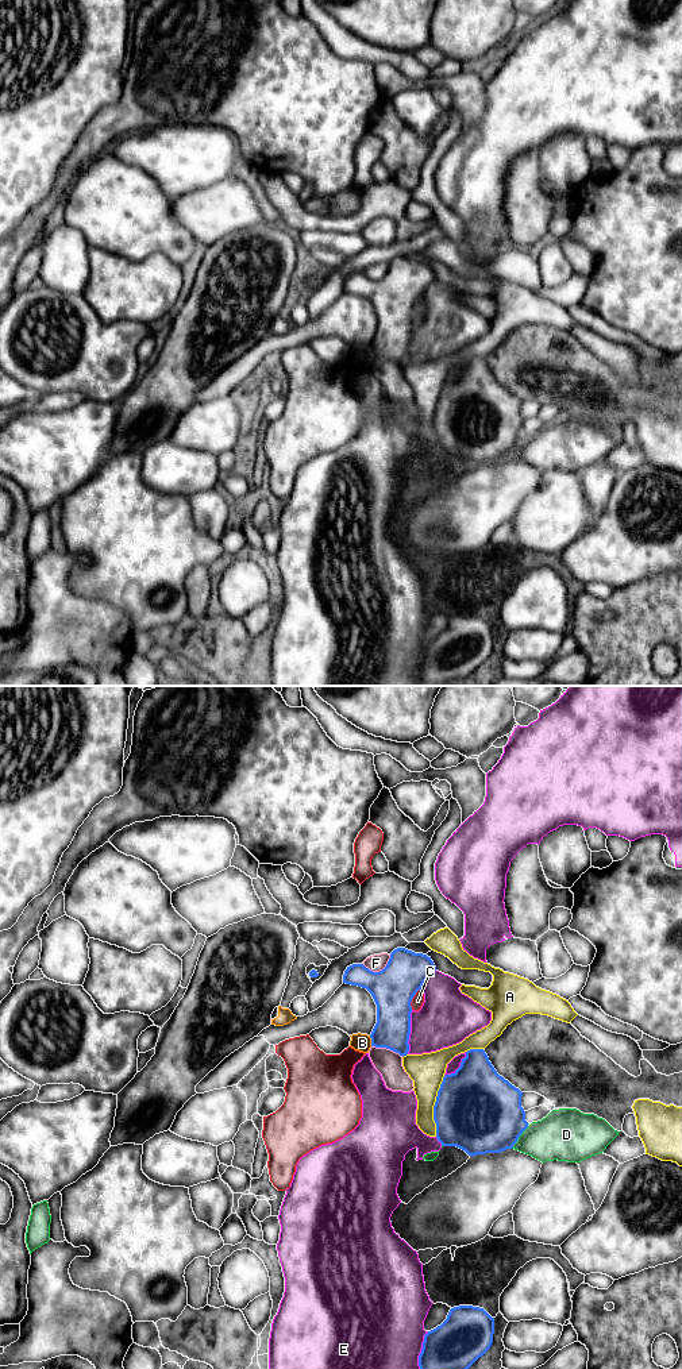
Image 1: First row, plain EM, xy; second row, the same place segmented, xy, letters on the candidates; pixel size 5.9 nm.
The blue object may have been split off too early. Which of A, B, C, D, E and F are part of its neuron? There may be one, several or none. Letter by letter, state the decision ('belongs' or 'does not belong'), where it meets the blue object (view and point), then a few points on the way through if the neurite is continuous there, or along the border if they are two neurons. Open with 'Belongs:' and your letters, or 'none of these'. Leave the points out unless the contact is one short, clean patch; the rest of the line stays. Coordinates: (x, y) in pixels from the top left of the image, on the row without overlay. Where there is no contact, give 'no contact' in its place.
Belongs: none of these
A: does not belong; contact xy (434, 415)
B: does not belong; contact xy (372, 350); border xy (369, 344), (372, 354)
C: does not belong; contact xy (412, 307)
D: does not belong; contact xy (519, 444)
E: does not belong; contact xy (420, 663)
F: does not belong; contact xy (380, 280)

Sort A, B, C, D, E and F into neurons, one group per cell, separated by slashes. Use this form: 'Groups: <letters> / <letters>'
Groups: A / B / C / D / E / F

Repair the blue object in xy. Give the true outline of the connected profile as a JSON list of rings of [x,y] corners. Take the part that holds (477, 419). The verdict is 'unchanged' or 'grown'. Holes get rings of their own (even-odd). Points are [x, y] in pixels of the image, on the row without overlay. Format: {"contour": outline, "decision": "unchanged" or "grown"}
{"contour": [[[470,358],[461,375],[446,383],[434,414],[436,447],[443,455],[456,455],[469,464],[512,458],[528,436],[521,416],[523,401],[497,382],[483,358]]], "decision": "unchanged"}

